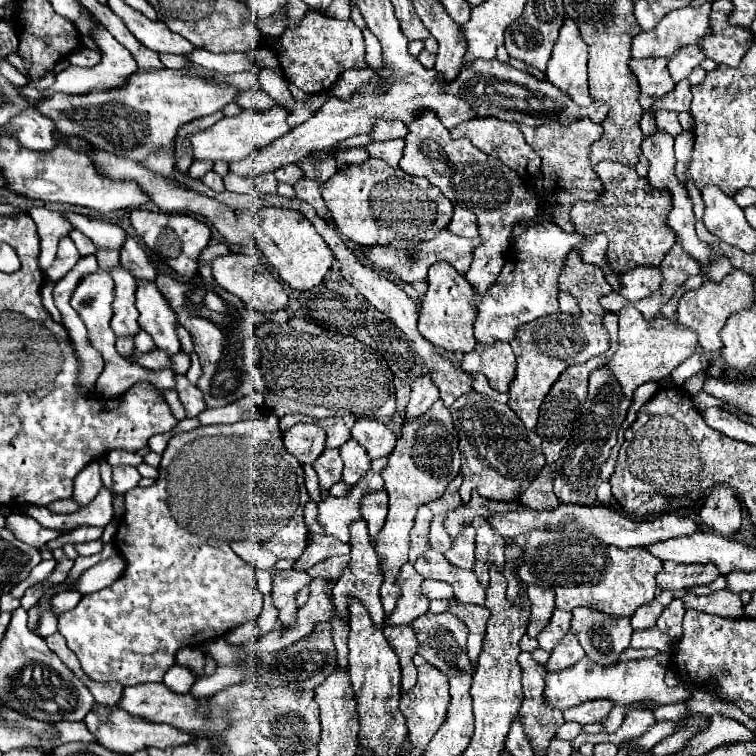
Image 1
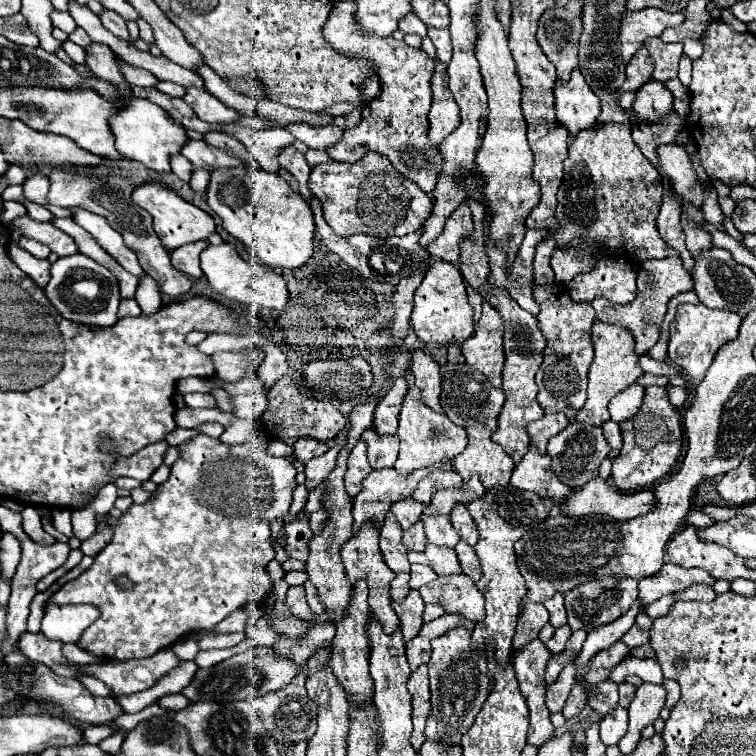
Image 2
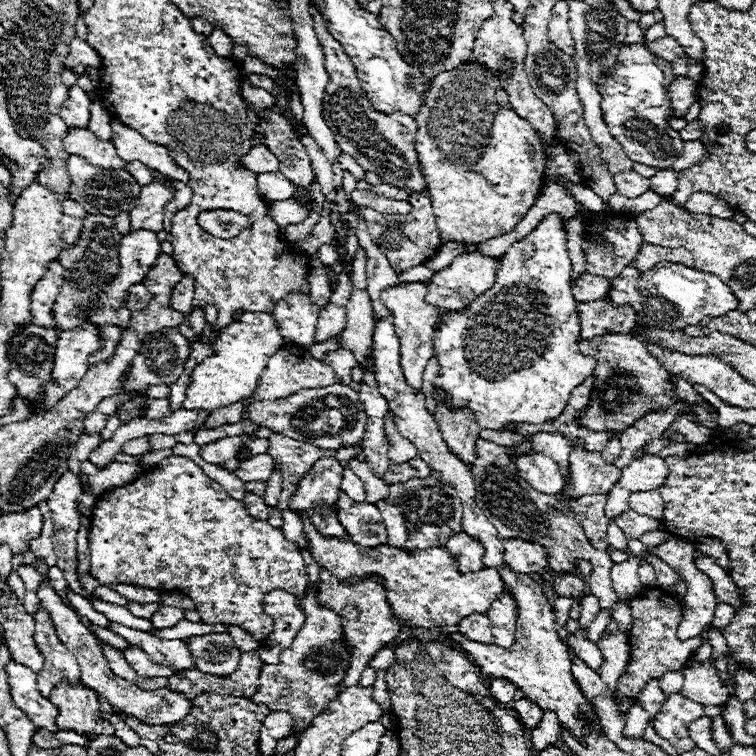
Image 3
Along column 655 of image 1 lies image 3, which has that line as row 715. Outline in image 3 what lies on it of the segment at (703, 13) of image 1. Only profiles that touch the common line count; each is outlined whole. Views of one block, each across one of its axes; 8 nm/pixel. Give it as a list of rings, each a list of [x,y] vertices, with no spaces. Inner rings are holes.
[[[14,660],[8,662],[6,674],[14,704],[28,714],[28,718],[34,722],[36,728],[46,728],[50,732],[56,732],[58,706],[40,694],[36,674],[28,666],[18,664]]]

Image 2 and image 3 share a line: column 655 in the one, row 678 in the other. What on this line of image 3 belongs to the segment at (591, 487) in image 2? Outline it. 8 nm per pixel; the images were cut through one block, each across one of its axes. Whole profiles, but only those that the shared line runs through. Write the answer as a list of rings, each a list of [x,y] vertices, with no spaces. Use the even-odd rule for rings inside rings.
[[[496,678],[496,682],[490,682],[490,694],[502,704],[512,702],[514,690],[516,686],[512,686],[512,682],[504,682],[504,678]]]

